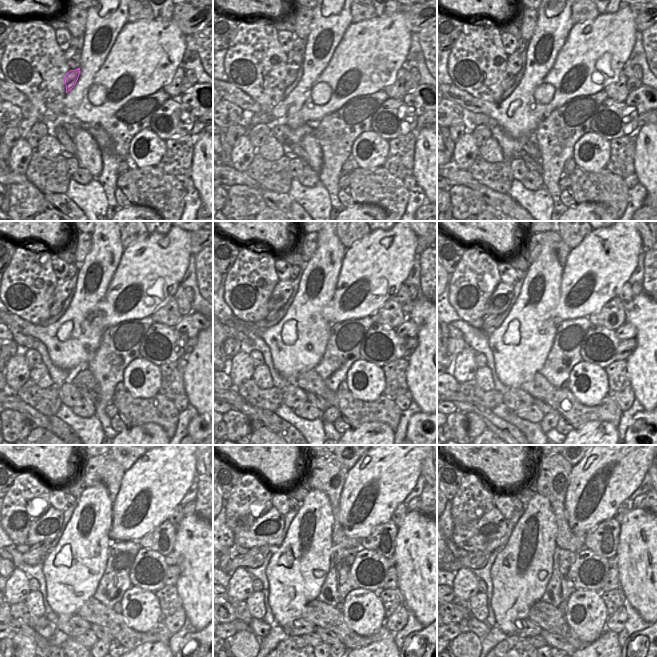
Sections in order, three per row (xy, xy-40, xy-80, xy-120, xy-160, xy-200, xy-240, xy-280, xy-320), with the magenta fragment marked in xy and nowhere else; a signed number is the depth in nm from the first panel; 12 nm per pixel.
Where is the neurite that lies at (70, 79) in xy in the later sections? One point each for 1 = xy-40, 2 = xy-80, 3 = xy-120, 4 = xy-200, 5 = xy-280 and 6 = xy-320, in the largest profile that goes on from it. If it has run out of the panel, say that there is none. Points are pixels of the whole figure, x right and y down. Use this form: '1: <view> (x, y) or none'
1: xy-40 (291, 80)
2: xy-80 (508, 84)
3: xy-120 (56, 312)
4: xy-200 (490, 323)
5: xy-280 (255, 557)
6: xy-320 (475, 560)

